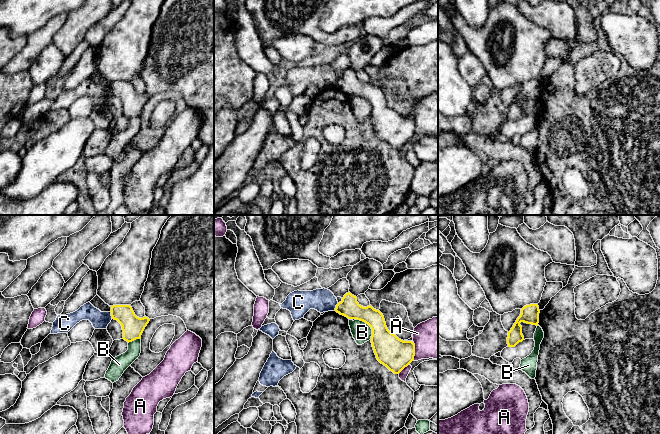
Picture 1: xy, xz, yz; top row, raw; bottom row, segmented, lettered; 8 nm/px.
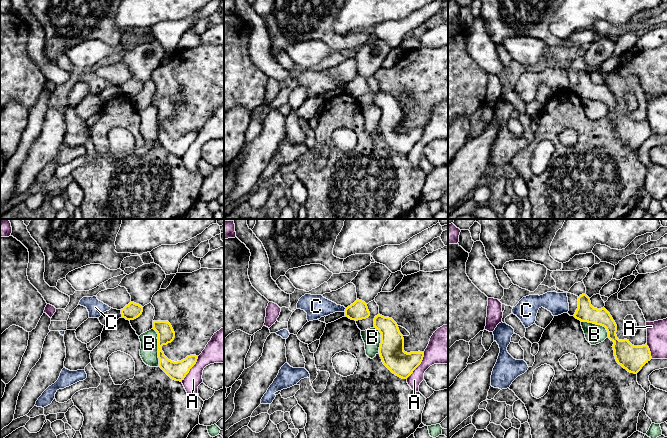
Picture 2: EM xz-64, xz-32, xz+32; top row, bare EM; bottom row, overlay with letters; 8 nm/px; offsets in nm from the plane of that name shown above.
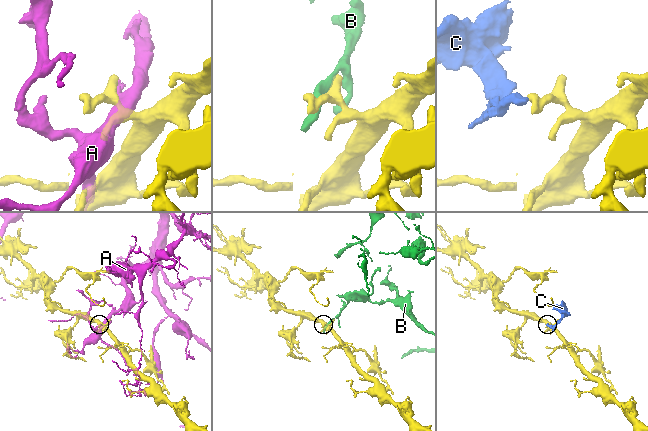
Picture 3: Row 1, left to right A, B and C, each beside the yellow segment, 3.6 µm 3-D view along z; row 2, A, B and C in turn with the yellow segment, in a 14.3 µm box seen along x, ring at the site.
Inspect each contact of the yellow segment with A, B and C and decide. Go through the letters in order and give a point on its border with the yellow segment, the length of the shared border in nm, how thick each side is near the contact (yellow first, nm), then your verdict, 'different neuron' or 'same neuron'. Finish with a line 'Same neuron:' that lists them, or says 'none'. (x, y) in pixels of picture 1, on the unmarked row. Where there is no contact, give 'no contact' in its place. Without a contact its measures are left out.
A: meets yellow in xz at (414, 127); contact 160 nm long; 260 nm thick on the yellow side, 320 nm on the other; different neuron
B: meets yellow in xz at (369, 101); contact 200 nm long; 240 nm thick on the yellow side, 160 nm on the other; different neuron
C: meets yellow in xz at (336, 83); contact 80 nm long; 160 nm thick on the yellow side, 190 nm on the other; different neuron
Same neuron: none

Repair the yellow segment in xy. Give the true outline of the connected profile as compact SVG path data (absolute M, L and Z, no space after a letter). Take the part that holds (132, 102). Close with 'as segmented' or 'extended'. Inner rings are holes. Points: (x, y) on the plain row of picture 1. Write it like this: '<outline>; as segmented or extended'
M113 81L110 88L112 95L117 96L122 102L122 115L128 119L141 115L143 107L150 97L148 93L137 93L130 81Z; as segmented

